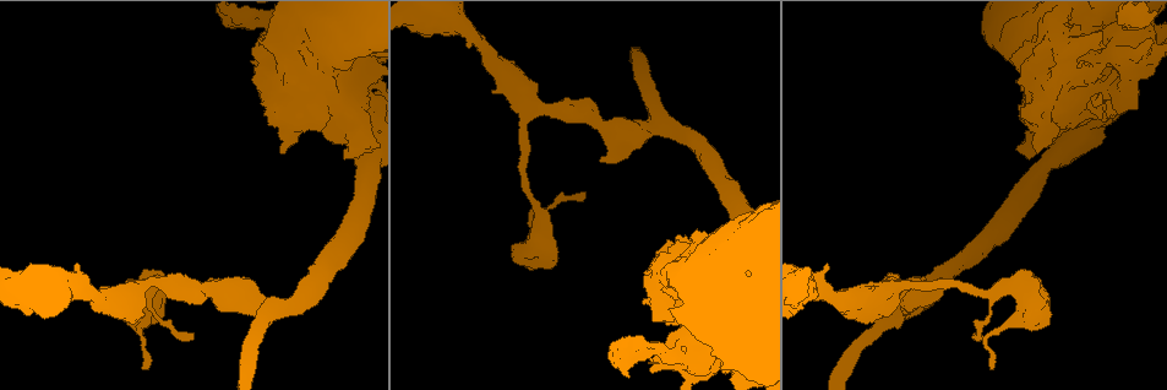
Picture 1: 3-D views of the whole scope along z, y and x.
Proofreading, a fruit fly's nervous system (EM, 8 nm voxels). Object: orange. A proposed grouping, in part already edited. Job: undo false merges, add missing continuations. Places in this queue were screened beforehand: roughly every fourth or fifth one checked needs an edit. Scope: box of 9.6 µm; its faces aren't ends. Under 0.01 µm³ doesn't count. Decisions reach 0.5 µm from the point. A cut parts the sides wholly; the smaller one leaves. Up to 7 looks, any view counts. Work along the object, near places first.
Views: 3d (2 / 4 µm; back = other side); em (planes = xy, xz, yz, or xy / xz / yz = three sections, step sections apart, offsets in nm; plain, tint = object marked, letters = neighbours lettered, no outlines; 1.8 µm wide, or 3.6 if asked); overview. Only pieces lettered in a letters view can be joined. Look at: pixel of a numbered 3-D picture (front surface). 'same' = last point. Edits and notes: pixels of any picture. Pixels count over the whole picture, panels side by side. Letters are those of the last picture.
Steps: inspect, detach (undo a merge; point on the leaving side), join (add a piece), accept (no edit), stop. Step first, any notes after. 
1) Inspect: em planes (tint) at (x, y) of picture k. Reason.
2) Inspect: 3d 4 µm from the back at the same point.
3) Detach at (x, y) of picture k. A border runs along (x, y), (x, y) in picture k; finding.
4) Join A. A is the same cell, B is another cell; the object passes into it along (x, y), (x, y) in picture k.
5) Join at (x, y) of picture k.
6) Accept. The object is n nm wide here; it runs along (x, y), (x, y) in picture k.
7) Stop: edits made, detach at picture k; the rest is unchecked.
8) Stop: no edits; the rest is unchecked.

Inspect: 3d 4 µm at (1105, 72) of picture 1. Touches itself.

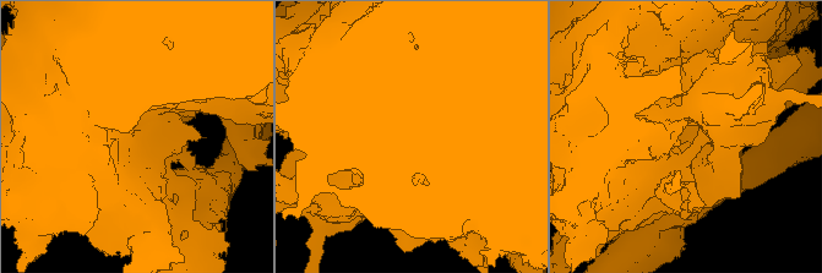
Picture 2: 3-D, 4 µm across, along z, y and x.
Inspect: em 3.6 µm planes (letters) at (694, 136) of picture 2. Now the EM.

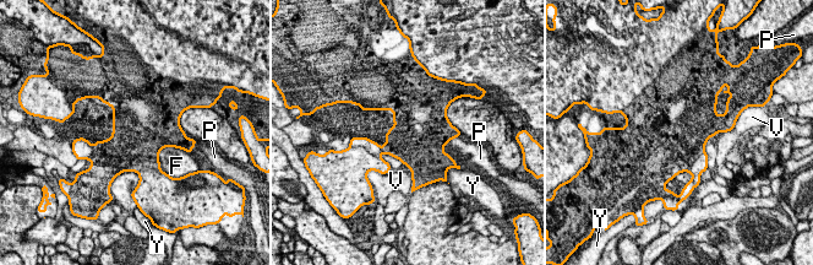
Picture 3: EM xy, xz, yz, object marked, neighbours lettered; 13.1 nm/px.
Detach at (154, 185) of picture 3. The object is 700 nm wide here; F, P, V and Y are other cells; a border runs along (158, 168), (143, 168), (137, 172) in picture 3; two neurons meet here.

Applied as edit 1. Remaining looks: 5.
Inspect: em planes (letters) at (281, 152) of picture 1. Stops while still wide.

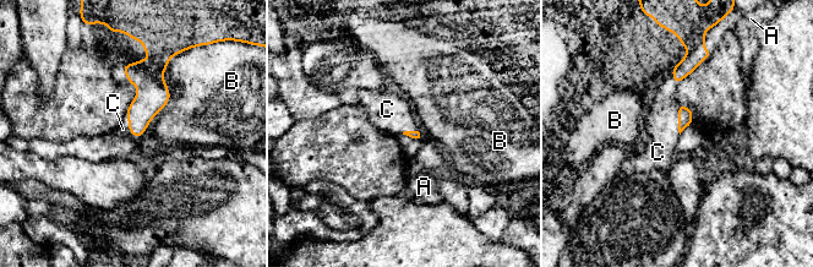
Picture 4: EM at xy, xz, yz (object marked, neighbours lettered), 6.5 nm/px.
Accept. The longest contact is with C, 190 nm; A, B and C are other cells; a border runs along (126, 114), (129, 131), (141, 137) in picture 4; none of them fits.

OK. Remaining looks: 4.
Stop: edits made, detach at picture 3; the rest is unchecked.

